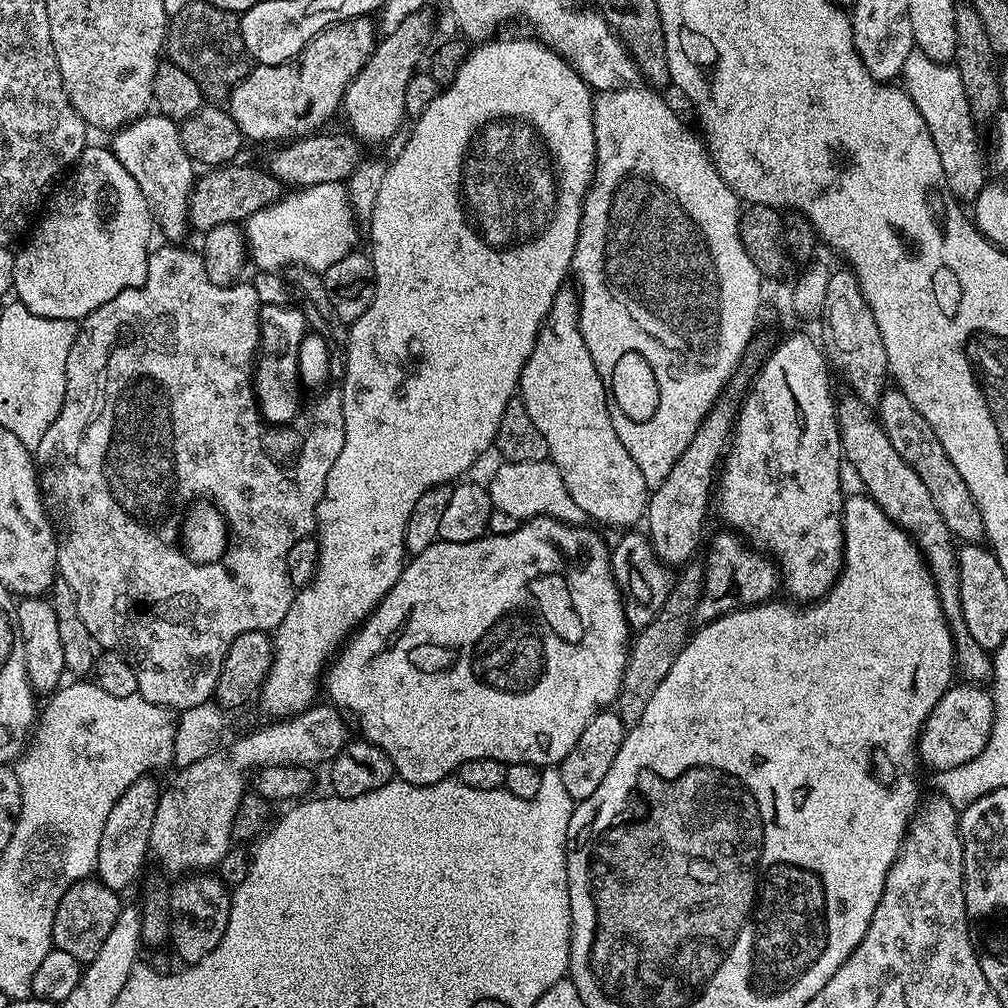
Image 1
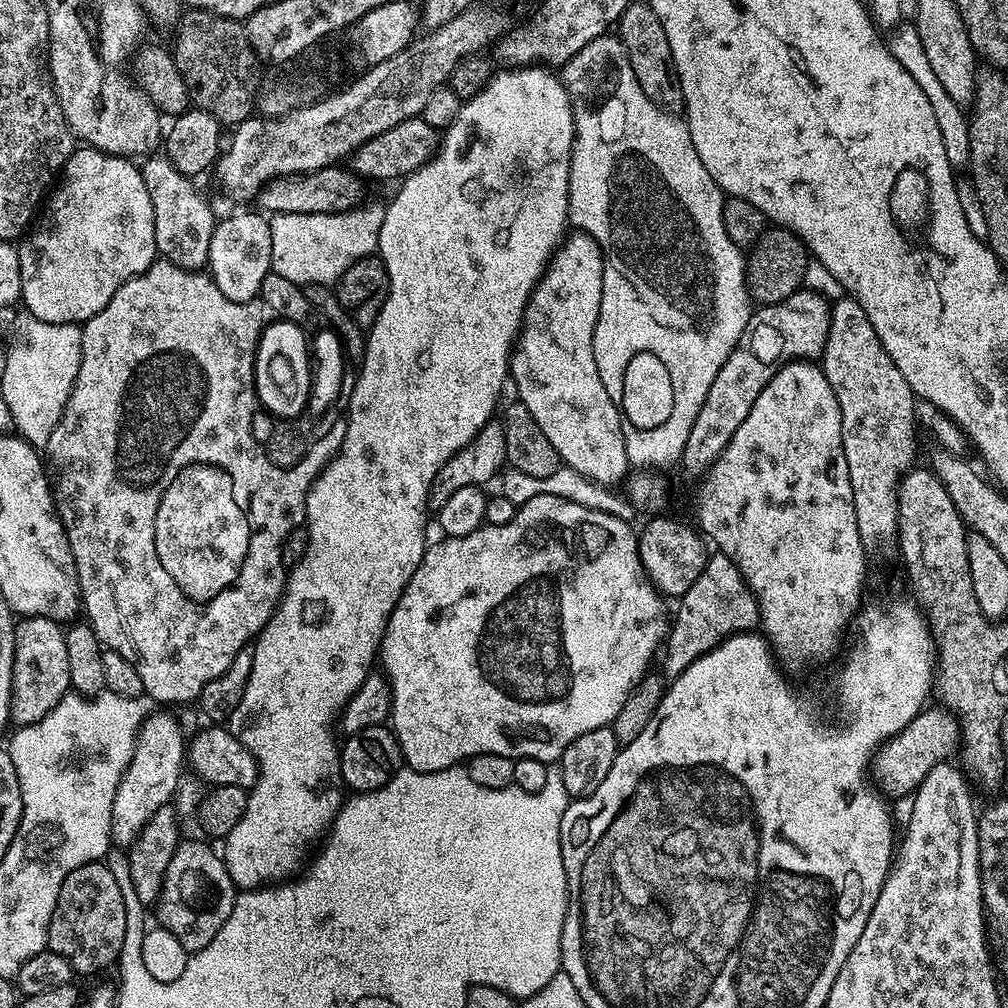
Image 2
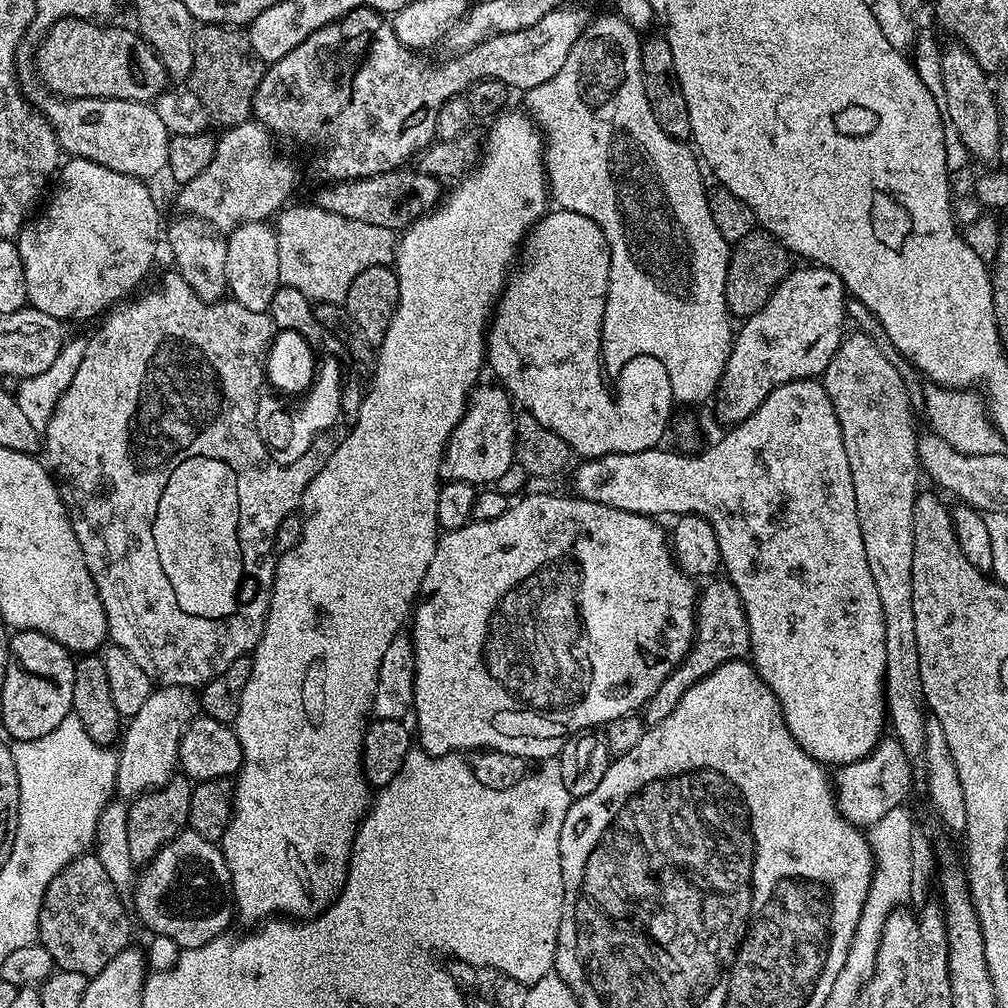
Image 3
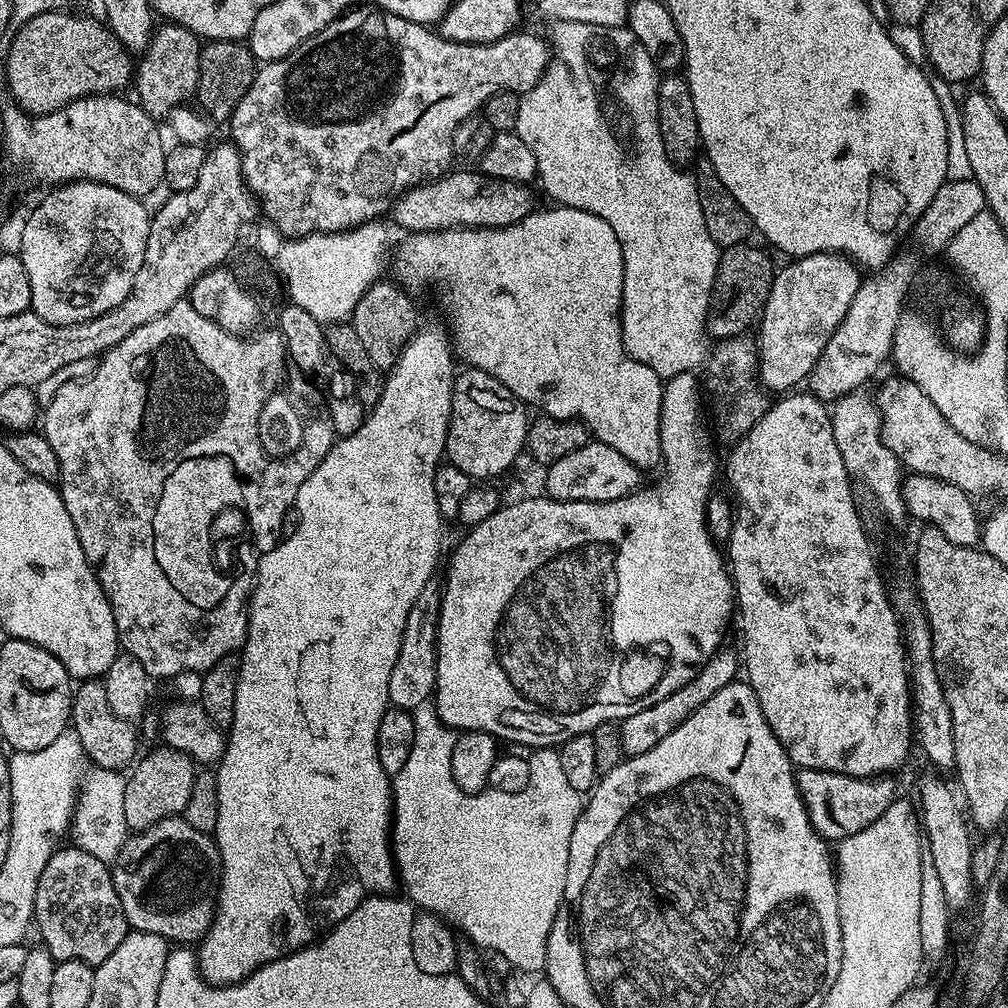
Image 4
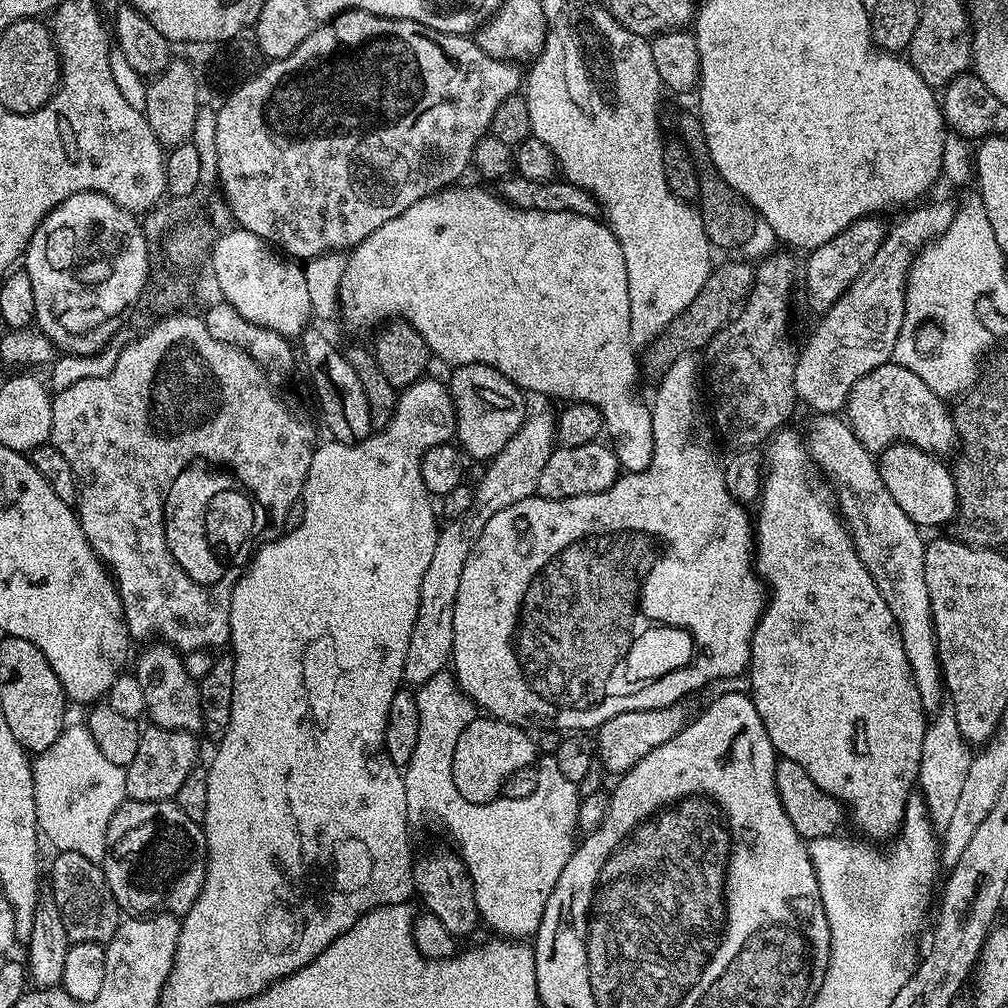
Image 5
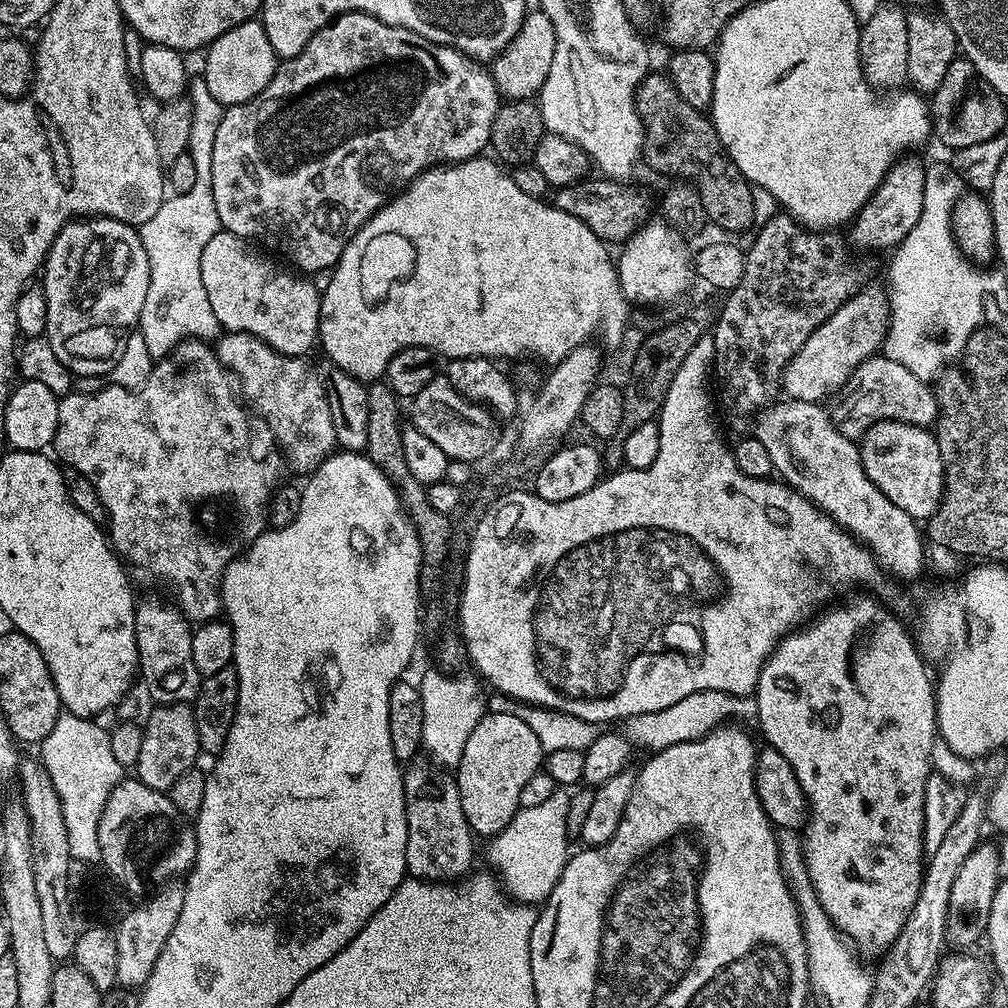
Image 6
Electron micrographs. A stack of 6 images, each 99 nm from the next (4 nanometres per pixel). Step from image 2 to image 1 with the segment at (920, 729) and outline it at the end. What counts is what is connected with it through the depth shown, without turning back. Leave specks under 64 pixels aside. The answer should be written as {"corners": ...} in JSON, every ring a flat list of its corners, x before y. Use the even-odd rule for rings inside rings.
{"corners":[[960,682,949,687,924,723,918,741,918,756,929,770,944,771,978,757,987,746,995,718,993,695,976,682]]}

